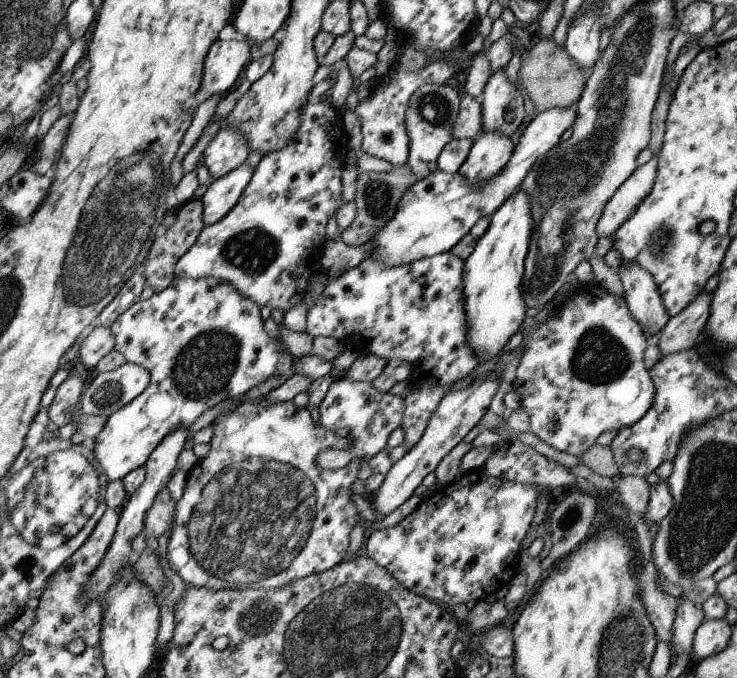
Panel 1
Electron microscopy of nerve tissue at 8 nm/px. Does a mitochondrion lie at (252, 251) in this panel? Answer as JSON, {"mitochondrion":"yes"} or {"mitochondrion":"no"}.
{"mitochondrion":"yes"}

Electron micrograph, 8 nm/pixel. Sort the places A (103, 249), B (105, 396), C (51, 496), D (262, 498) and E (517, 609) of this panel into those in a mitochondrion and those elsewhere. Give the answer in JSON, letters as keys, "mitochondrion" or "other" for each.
{"A":"mitochondrion","B":"mitochondrion","C":"mitochondrion","D":"mitochondrion","E":"other"}

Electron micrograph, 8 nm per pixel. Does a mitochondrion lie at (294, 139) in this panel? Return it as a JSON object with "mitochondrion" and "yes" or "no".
{"mitochondrion":"no"}

